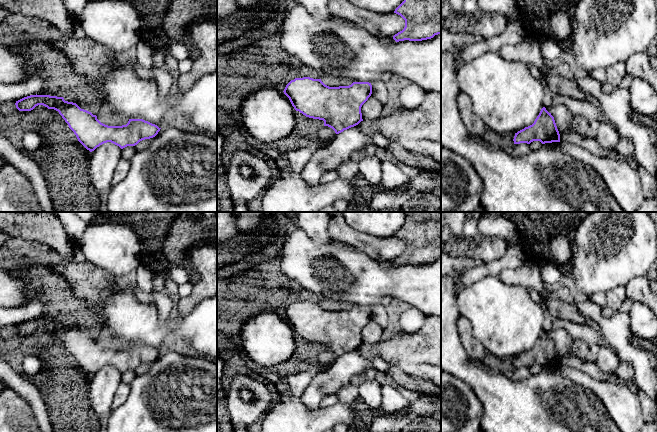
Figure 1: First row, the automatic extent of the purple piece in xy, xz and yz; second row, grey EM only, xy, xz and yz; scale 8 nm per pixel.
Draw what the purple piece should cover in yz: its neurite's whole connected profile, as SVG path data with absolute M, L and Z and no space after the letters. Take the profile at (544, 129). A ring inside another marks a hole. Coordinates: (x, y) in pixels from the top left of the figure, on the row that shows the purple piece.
M543 107L534 123L515 133L514 144L540 141L542 144L560 142L554 117Z

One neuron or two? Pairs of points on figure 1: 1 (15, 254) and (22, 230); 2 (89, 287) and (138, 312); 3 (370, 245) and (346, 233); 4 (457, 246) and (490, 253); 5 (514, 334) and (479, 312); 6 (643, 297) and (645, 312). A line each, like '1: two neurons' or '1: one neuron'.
1: two neurons
2: two neurons
3: one neuron
4: one neuron
5: one neuron
6: two neurons

